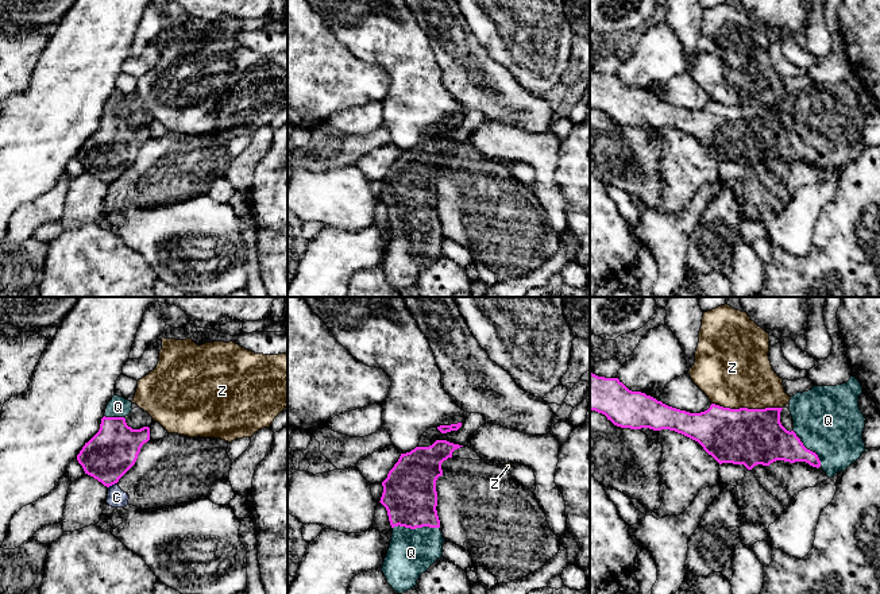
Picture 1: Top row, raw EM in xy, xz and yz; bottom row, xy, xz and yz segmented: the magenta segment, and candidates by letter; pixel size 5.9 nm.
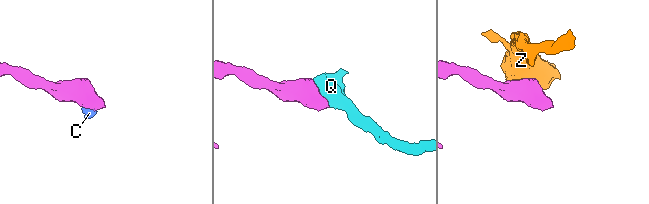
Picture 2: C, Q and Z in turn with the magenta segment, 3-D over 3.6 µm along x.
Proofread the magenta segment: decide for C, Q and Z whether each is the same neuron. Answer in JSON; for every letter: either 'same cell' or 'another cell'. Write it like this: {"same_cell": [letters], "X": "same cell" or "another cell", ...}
{"same_cell": ["Q"], "C": "another cell", "Q": "same cell", "Z": "another cell"}

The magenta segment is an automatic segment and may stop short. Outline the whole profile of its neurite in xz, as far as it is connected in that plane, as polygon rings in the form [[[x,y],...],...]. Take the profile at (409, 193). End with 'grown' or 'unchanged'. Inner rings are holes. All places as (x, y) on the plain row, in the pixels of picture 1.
[[[447,138],[416,144],[401,151],[382,180],[379,200],[387,208],[393,232],[381,267],[398,292],[416,285],[420,273],[443,255],[436,178],[443,173],[441,161],[460,144]]]; grown

